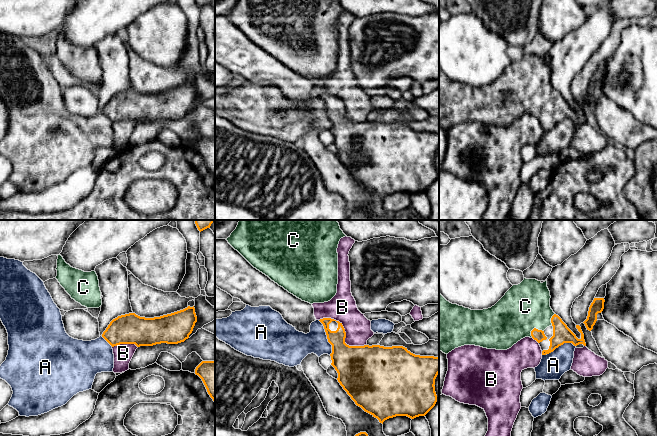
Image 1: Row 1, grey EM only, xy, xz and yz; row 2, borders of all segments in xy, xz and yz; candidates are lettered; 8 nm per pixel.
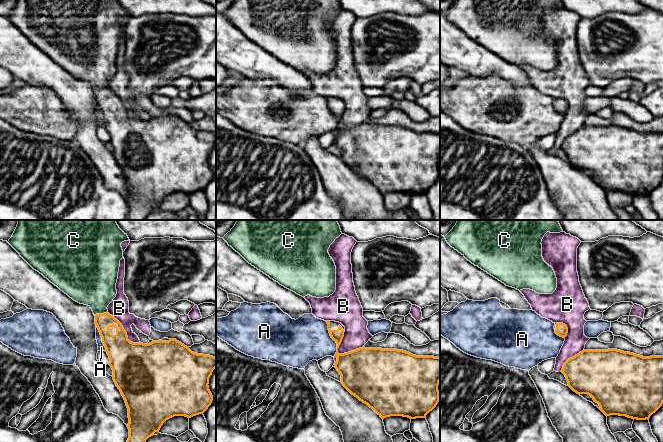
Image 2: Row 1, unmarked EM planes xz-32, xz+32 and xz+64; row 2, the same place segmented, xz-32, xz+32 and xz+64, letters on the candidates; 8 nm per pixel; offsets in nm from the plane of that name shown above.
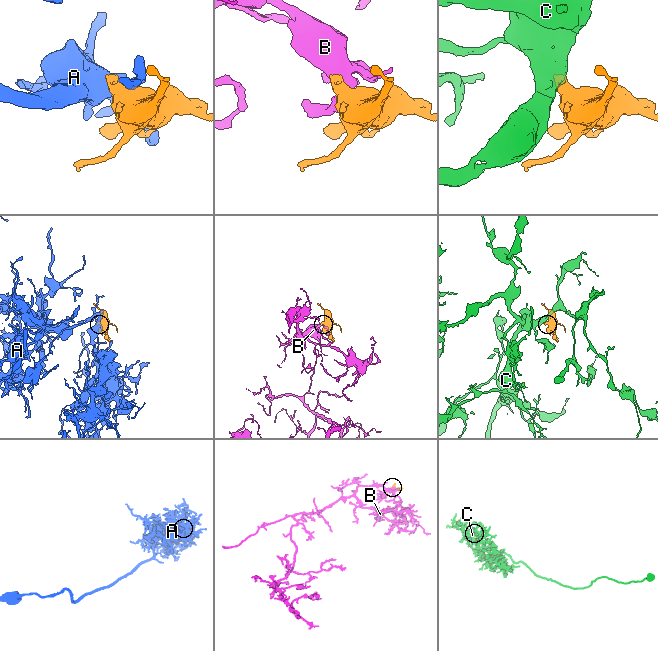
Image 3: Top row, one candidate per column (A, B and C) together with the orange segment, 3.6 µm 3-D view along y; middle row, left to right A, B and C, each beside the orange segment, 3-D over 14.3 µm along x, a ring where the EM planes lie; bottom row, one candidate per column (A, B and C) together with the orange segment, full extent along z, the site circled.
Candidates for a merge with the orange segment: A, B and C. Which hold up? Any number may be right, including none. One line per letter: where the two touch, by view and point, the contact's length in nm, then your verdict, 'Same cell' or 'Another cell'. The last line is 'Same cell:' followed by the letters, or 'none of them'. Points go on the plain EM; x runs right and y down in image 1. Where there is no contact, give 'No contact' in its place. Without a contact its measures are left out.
A: Touches orange at xz (327, 113). Shared border 300 nm. Another cell
B: Touches orange at xz (345, 109). Shared border 440 nm. Another cell
C: Touches orange at yz (535, 104). Shared border 120 nm. Same cell
Same cell: C

